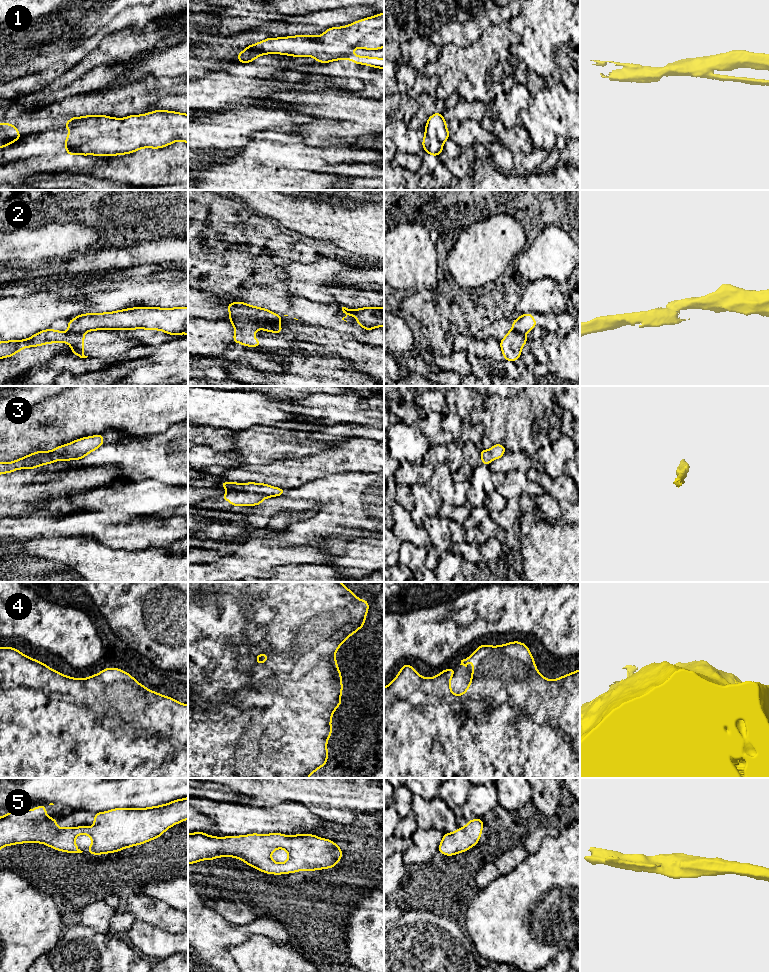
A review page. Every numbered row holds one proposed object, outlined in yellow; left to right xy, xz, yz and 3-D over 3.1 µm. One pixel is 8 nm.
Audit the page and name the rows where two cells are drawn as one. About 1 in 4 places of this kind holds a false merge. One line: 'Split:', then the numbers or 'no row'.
Split: 2

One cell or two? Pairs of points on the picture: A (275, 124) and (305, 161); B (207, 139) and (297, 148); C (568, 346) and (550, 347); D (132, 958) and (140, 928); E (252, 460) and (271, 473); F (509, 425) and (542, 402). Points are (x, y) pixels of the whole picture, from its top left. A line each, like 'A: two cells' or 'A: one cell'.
A: two cells
B: two cells
C: one cell
D: two cells
E: two cells
F: one cell

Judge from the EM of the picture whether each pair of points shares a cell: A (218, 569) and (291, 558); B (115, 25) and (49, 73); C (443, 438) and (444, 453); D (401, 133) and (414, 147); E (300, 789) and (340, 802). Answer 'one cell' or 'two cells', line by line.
A: one cell
B: one cell
C: two cells
D: one cell
E: one cell

